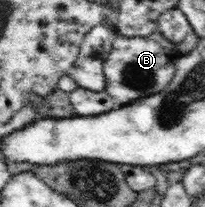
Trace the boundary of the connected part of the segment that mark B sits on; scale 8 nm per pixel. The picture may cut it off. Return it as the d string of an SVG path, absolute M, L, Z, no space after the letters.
M158 31L147 37L115 38L104 63L105 90L116 104L121 105L155 95L163 91L173 79L176 61L181 55L175 49L175 43L165 39Z

